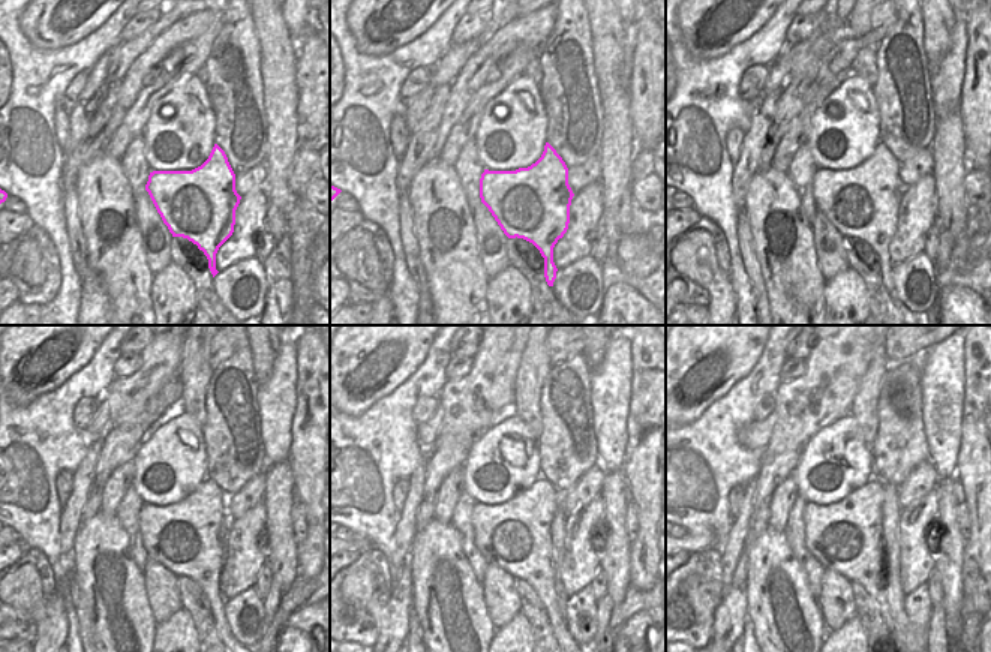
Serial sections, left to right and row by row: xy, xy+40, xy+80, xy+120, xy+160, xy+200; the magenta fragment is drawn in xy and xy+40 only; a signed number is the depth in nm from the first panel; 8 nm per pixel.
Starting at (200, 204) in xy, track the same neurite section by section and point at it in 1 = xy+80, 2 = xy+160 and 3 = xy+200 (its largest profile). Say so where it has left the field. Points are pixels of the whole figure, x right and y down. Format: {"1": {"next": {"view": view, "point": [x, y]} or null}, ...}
{"1": {"next": {"view": "xy+80", "point": [862, 203]}}, "2": {"next": {"view": "xy+160", "point": [514, 535]}}, "3": {"next": {"view": "xy+200", "point": [846, 537]}}}

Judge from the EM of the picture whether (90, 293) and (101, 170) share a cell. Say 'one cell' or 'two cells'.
two cells

